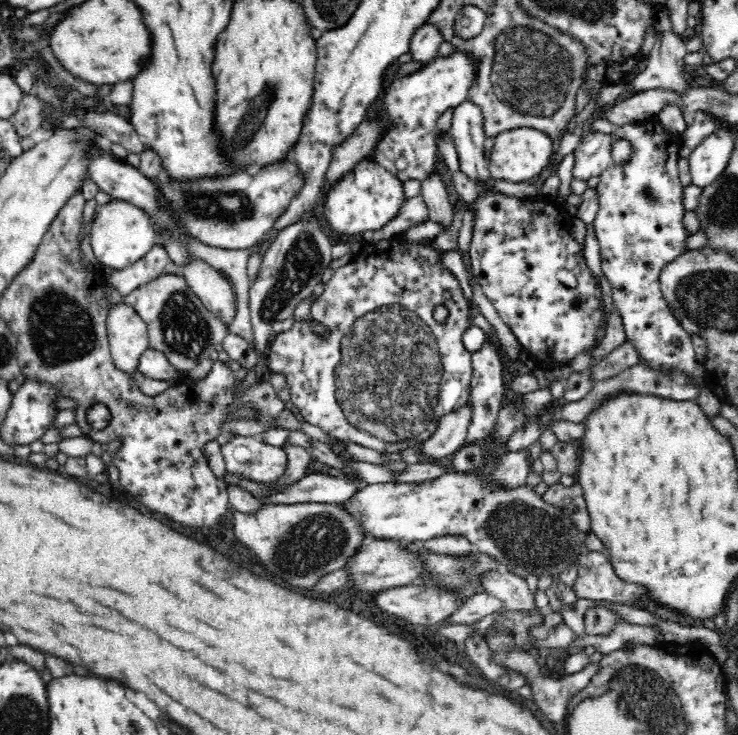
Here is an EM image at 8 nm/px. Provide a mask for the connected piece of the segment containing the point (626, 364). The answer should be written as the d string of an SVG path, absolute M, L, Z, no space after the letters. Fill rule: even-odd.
M630 342L622 344L618 350L614 350L604 362L590 368L590 379L593 384L606 382L610 378L616 378L618 374L629 370L632 366L639 365L639 355Z

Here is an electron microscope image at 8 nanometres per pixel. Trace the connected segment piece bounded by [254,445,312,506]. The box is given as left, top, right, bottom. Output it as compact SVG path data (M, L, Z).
M283 445L283 449L287 454L287 468L285 474L275 482L268 483L264 487L264 492L260 496L254 496L254 499L260 503L260 506L270 504L269 498L280 489L290 487L301 480L308 472L308 464L312 462L311 454L306 449L296 445Z

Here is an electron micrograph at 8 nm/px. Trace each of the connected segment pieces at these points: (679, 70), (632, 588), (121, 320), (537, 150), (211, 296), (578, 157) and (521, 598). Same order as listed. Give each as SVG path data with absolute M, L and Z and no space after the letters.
M665 4L654 6L656 14L652 18L652 27L655 29L656 41L649 56L646 58L646 66L641 73L631 82L630 86L626 86L621 92L621 98L626 98L640 91L650 89L669 88L674 92L687 92L689 90L688 81L682 75L685 69L684 58L688 55L686 51L686 39L684 36L678 35L672 29L672 21L670 21L670 11Z
M602 551L584 552L580 555L578 563L579 569L577 570L576 580L572 584L572 589L578 597L591 598L591 600L610 600L618 604L625 603L626 605L638 604L642 600L645 592L644 587L622 581L614 573L606 553Z
M125 300L111 304L106 314L110 353L114 365L128 375L134 375L142 354L149 350L147 324Z
M530 127L517 128L498 134L488 158L492 178L515 183L537 178L550 164L550 158L553 158L552 145L553 141L546 133Z
M195 257L180 266L180 274L204 306L230 326L236 316L236 299L228 279L206 261Z
M595 130L582 137L575 148L572 178L586 182L592 176L600 176L612 166L613 139L604 132Z
M509 570L486 573L481 577L481 581L485 591L500 599L500 601L502 601L502 606L508 610L534 610L534 608L537 608L534 603L534 594L528 589L526 579L510 572Z

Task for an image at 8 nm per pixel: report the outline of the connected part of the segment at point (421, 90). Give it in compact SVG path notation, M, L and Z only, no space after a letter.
M452 53L449 57L434 59L420 70L394 78L387 83L382 94L382 108L387 116L388 126L381 140L373 150L370 160L405 180L423 181L435 171L437 120L446 109L456 109L467 100L468 90L476 80L476 66L464 53Z

